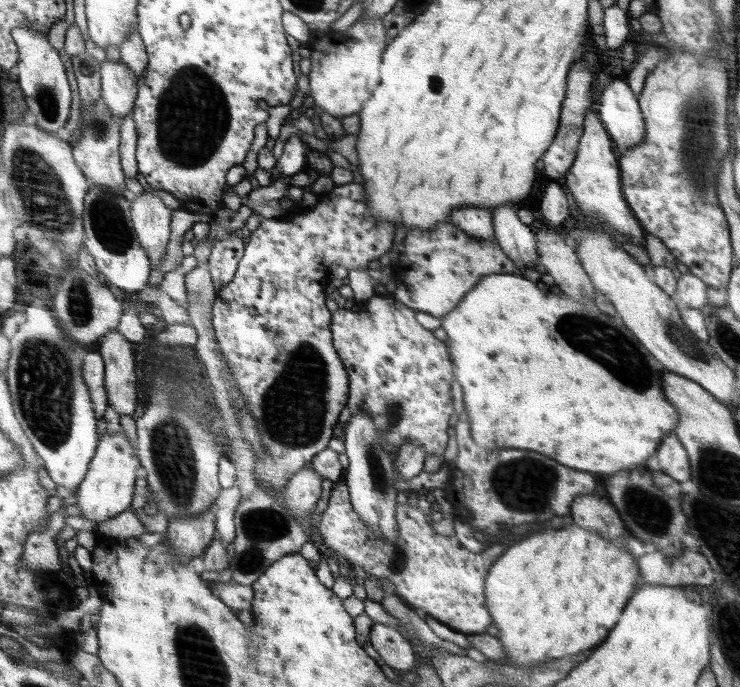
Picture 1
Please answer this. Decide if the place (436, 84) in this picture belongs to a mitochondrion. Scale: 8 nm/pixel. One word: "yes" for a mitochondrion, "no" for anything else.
no

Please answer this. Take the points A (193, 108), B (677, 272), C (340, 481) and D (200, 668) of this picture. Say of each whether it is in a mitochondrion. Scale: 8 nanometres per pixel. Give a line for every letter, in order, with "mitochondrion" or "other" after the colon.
A: mitochondrion
B: other
C: other
D: mitochondrion

